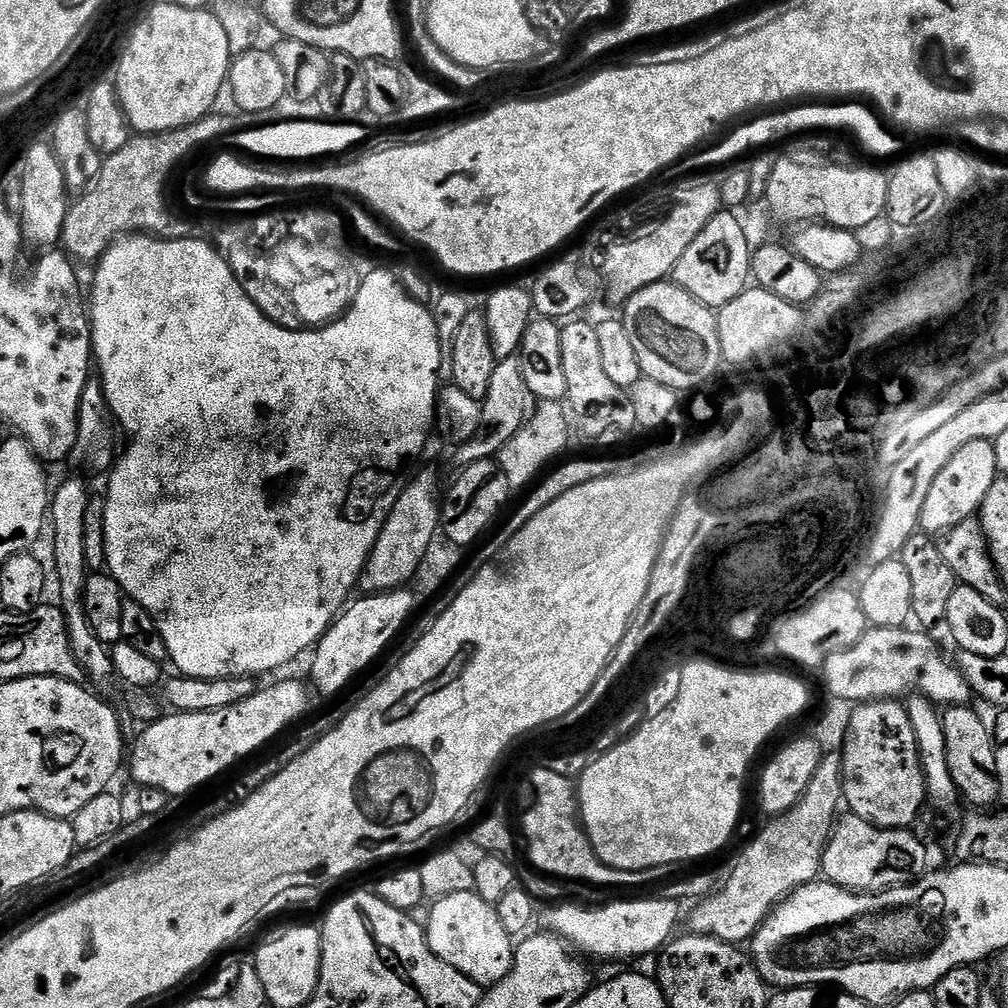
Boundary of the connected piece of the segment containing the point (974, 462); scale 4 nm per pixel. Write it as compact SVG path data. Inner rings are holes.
M971 440L960 444L957 449L944 465L939 465L936 477L932 479L926 502L922 502L919 531L943 534L958 526L958 522L973 519L979 513L986 494L990 494L990 486L994 486L998 479L993 441Z

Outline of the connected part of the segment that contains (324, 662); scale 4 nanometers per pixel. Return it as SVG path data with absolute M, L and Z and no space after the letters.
M408 590L364 594L359 598L361 600L353 599L336 617L334 623L328 627L326 634L311 653L311 656L313 655L312 680L316 683L317 690L324 696L332 696L335 692L342 691L359 672L366 671L387 650L388 643L403 630L404 623L411 618L412 611L416 608L416 600L408 593Z

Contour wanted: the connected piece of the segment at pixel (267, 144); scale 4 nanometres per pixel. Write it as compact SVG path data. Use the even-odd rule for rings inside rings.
M292 120L289 124L272 124L269 128L252 128L249 132L240 130L235 133L234 139L245 157L259 162L269 172L322 168L331 165L333 161L344 162L351 157L348 155L355 148L362 147L368 140L360 122L327 123L315 124L312 120Z

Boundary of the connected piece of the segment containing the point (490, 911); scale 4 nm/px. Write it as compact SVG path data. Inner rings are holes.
M476 891L450 894L435 901L431 905L432 913L426 920L426 935L430 950L442 958L442 962L450 962L454 970L466 974L474 983L491 986L502 982L512 968L514 940L508 935L506 926L498 918L495 907L486 902Z

